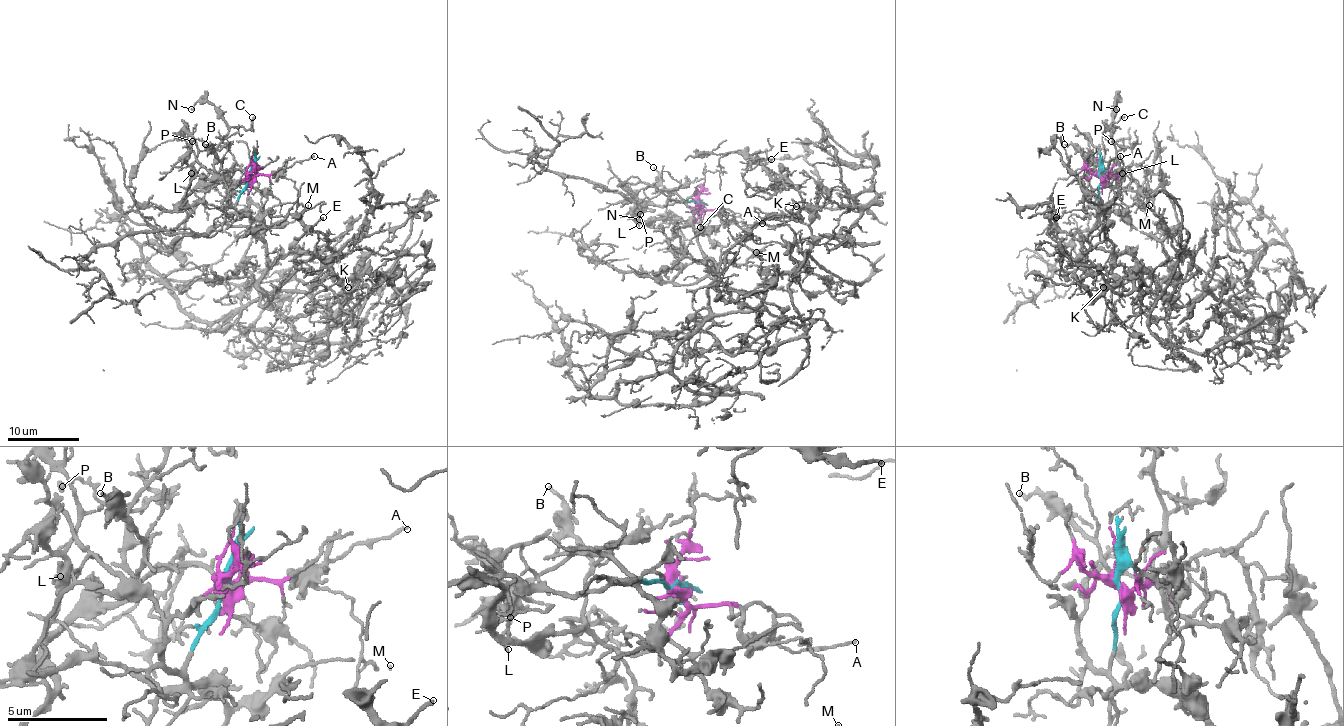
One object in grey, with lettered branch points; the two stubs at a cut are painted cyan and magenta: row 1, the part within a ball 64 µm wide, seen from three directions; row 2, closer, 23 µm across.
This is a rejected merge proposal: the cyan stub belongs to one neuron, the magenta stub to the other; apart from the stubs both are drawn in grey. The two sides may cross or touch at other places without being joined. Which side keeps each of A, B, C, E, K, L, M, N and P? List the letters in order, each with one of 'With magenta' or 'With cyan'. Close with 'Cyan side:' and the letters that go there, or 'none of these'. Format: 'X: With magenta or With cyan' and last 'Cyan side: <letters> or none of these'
A: With magenta
B: With magenta
C: With magenta
E: With cyan
K: With cyan
L: With magenta
M: With cyan
N: With magenta
P: With magenta
Cyan side: E, K, M

